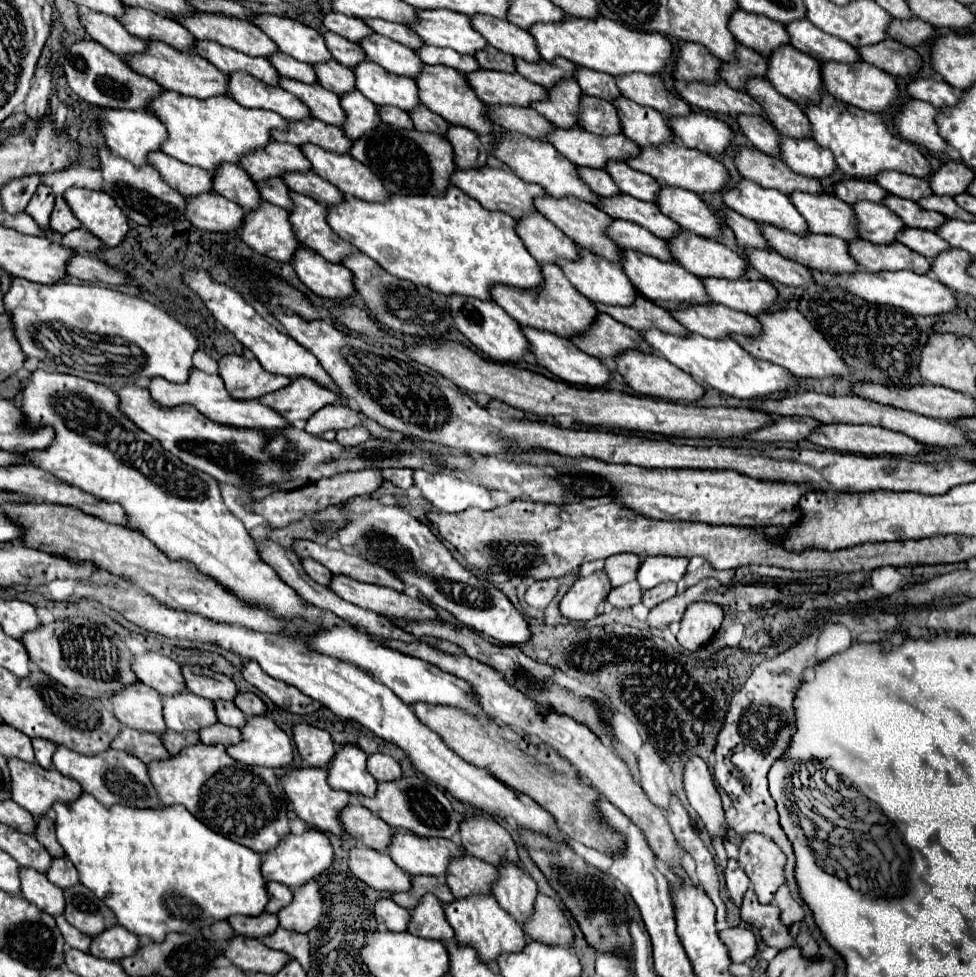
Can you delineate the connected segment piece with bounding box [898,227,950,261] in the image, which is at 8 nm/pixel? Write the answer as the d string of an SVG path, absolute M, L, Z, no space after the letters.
M904 227L898 235L898 241L904 243L908 249L924 255L928 261L932 261L938 253L950 249L950 245L944 243L944 239L934 231L922 231L912 227Z

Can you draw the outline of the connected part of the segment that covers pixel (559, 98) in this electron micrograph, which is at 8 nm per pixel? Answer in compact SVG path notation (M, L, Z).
M576 79L572 81L560 81L560 85L554 85L548 89L548 101L538 101L536 105L530 105L538 113L542 113L550 123L556 127L576 127L576 113L580 105L580 85Z

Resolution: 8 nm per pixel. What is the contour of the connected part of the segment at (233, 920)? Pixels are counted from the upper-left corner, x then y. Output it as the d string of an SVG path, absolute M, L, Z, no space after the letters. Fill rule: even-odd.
M262 913L256 917L236 915L236 917L228 917L228 923L234 929L234 933L238 933L238 935L262 939L264 935L270 935L278 927L278 917L270 915L270 913Z

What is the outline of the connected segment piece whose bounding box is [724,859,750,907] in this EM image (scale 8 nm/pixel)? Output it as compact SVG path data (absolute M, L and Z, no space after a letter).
M728 859L728 867L726 867L724 875L726 875L726 887L730 891L730 897L732 897L734 905L740 907L742 897L750 887L750 879L746 877L746 873L742 871L742 867L738 865L736 859Z

